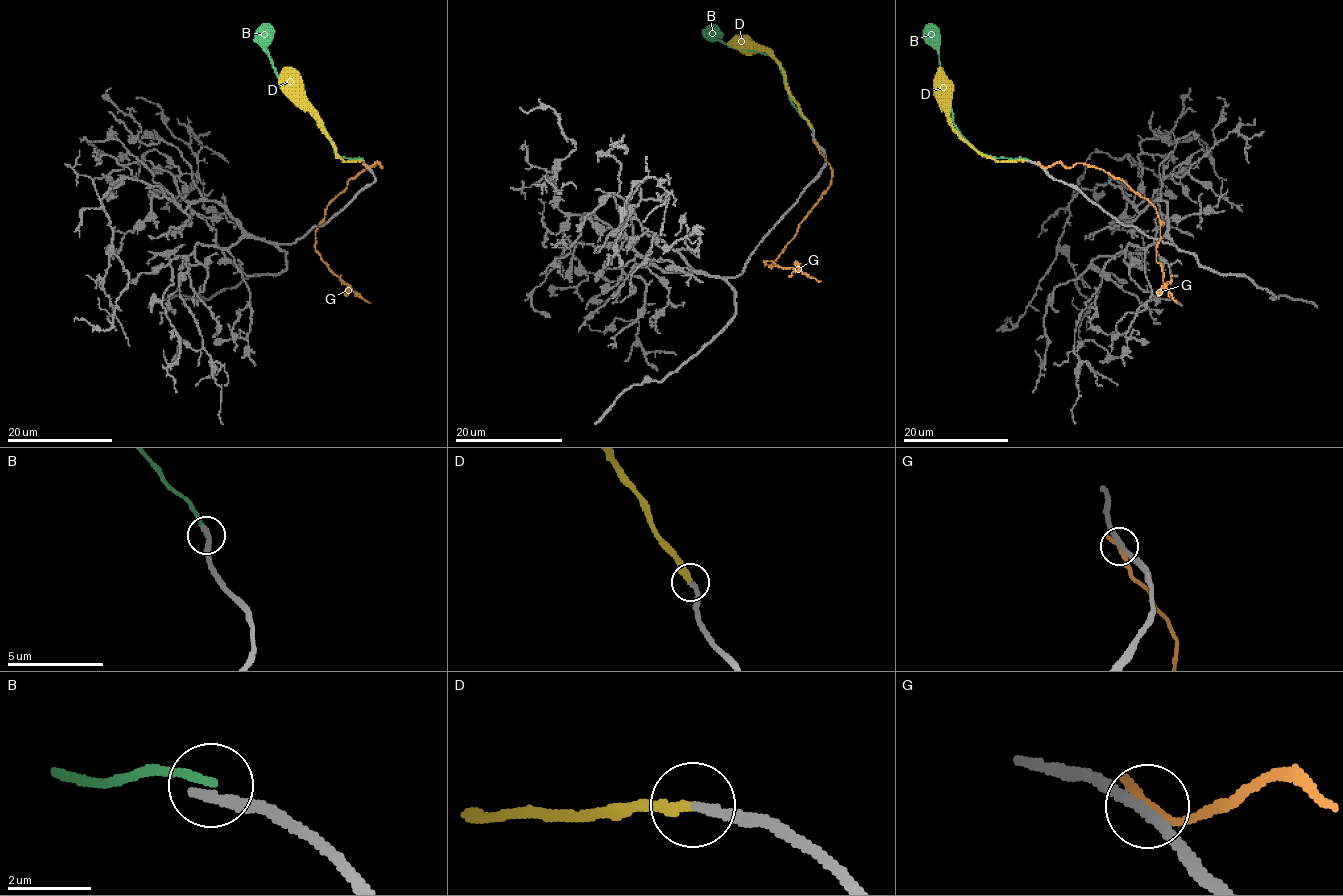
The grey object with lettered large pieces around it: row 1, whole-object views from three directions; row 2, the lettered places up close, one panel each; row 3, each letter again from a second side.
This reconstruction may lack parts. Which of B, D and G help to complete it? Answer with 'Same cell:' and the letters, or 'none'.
Same cell: D

